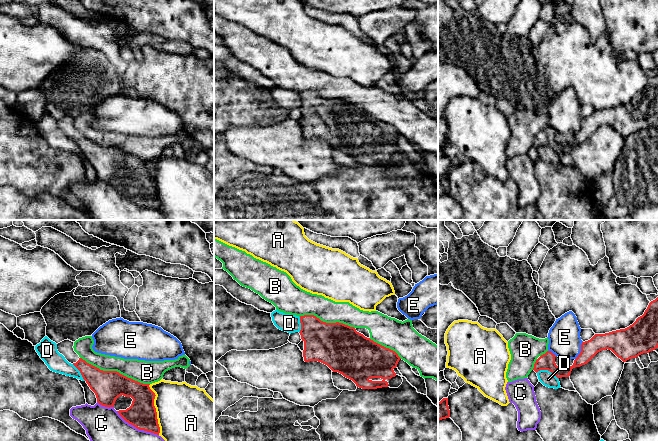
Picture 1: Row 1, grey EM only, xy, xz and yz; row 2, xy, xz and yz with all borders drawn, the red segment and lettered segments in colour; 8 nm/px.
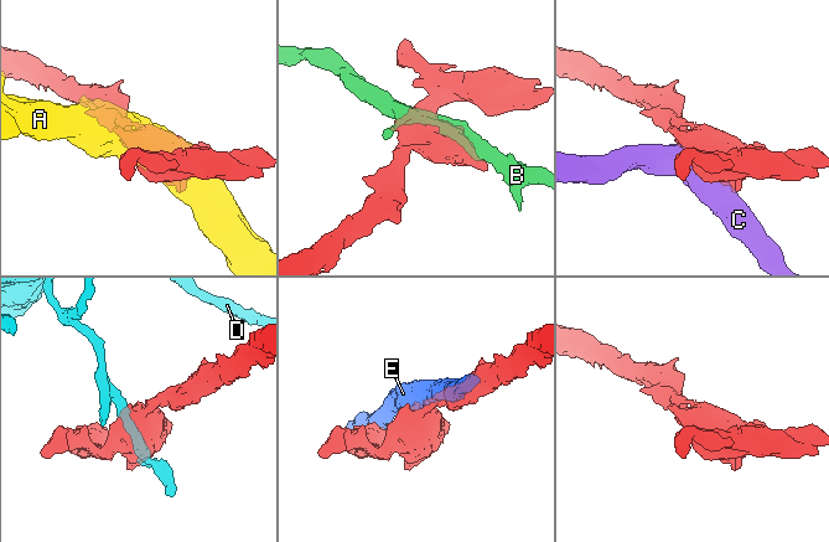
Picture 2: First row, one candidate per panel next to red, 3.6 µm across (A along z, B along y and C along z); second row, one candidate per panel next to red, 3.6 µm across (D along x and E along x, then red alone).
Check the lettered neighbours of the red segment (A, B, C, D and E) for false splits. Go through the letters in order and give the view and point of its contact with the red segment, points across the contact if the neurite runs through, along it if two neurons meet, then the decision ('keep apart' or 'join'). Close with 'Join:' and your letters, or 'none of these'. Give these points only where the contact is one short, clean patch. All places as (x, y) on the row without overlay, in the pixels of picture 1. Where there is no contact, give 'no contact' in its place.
A: xy (155, 185) | keep apart
B: xy (115, 147) | keep apart
C: xy (137, 204) | keep apart
D: yz (547, 145) | keep apart
E: yz (581, 126) | keep apart
Join: none of these

